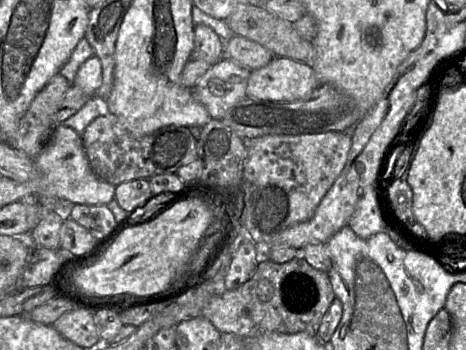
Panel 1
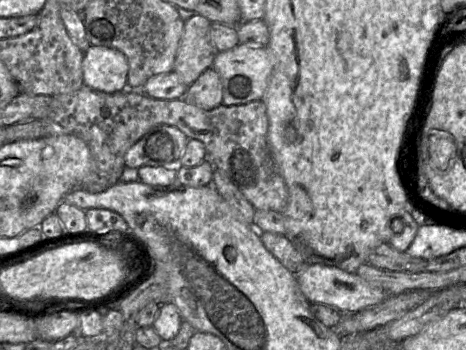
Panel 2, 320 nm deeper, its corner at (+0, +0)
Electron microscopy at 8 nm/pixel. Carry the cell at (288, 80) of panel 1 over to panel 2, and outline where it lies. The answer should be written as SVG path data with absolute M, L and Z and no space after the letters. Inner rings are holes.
M238 44L232 49L217 52L212 68L218 73L223 85L222 104L231 106L261 100L271 78L273 64L267 47Z

